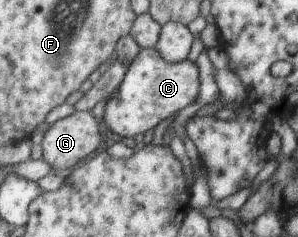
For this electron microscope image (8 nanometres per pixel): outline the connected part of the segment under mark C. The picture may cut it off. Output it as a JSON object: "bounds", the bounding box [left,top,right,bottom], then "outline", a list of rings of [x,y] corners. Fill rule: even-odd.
{"bounds":[104,48,197,138],"outline":[[[155,48],[141,49],[126,70],[125,77],[105,106],[104,121],[107,129],[125,138],[145,134],[154,129],[167,116],[175,115],[197,99],[197,68],[189,59],[167,64]]]}

